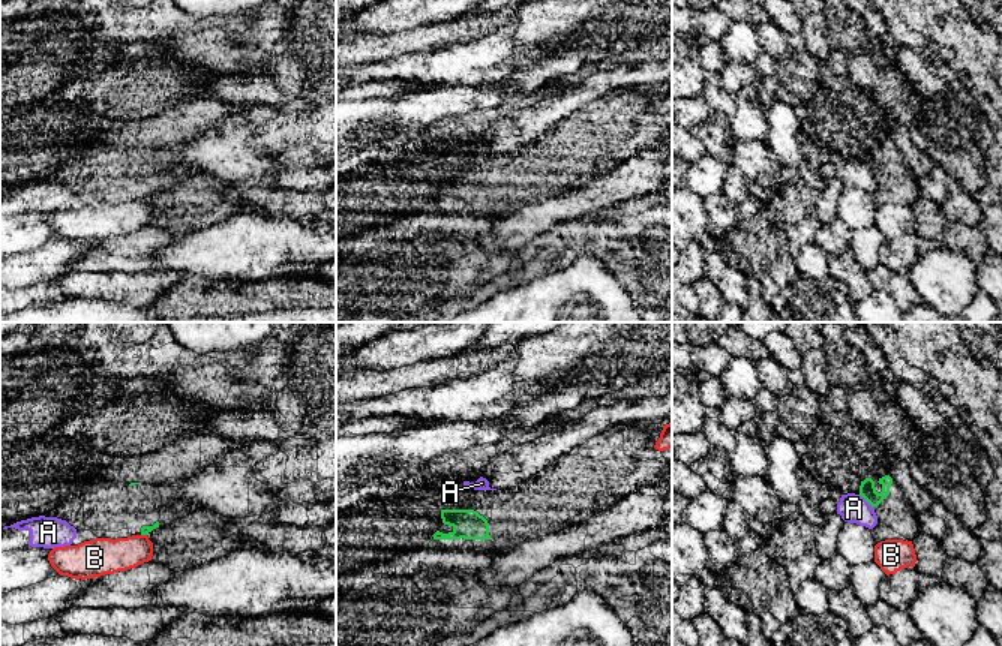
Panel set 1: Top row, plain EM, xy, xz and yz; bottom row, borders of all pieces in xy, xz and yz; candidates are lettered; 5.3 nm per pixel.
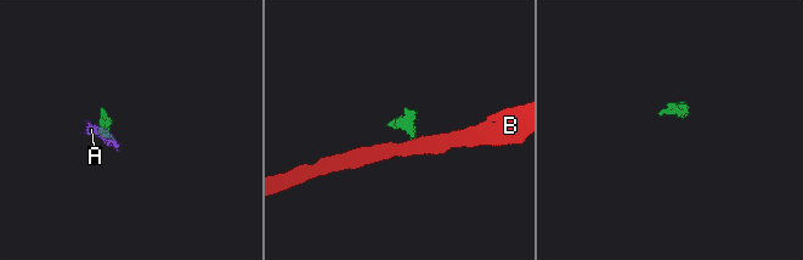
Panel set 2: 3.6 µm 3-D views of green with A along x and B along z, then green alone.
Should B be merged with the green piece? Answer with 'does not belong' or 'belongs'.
does not belong

